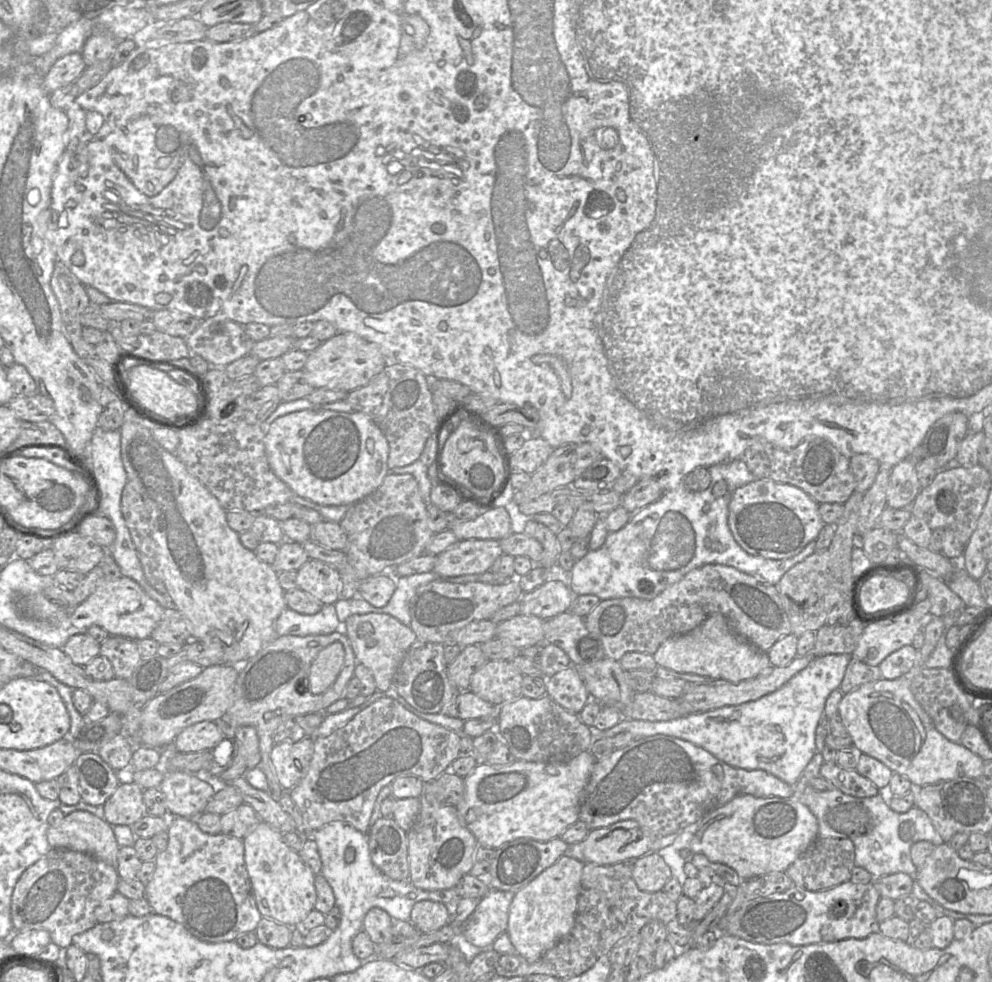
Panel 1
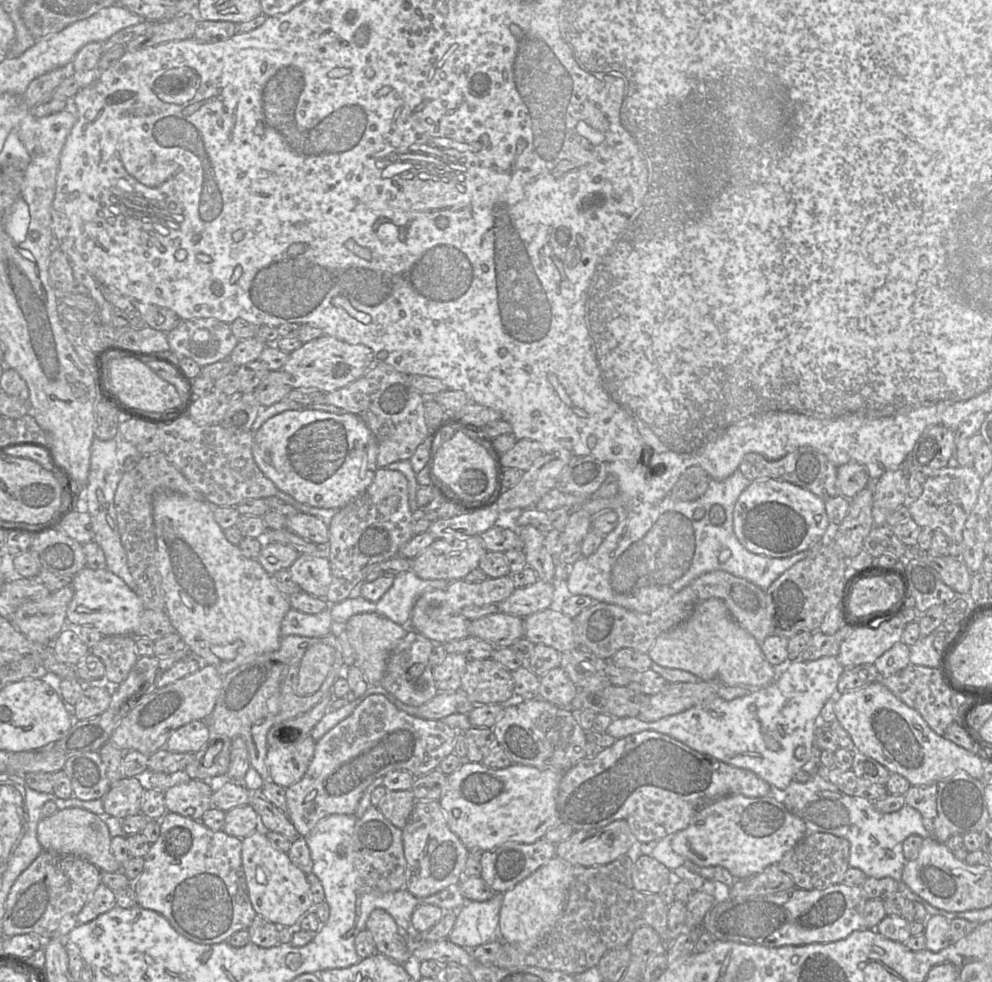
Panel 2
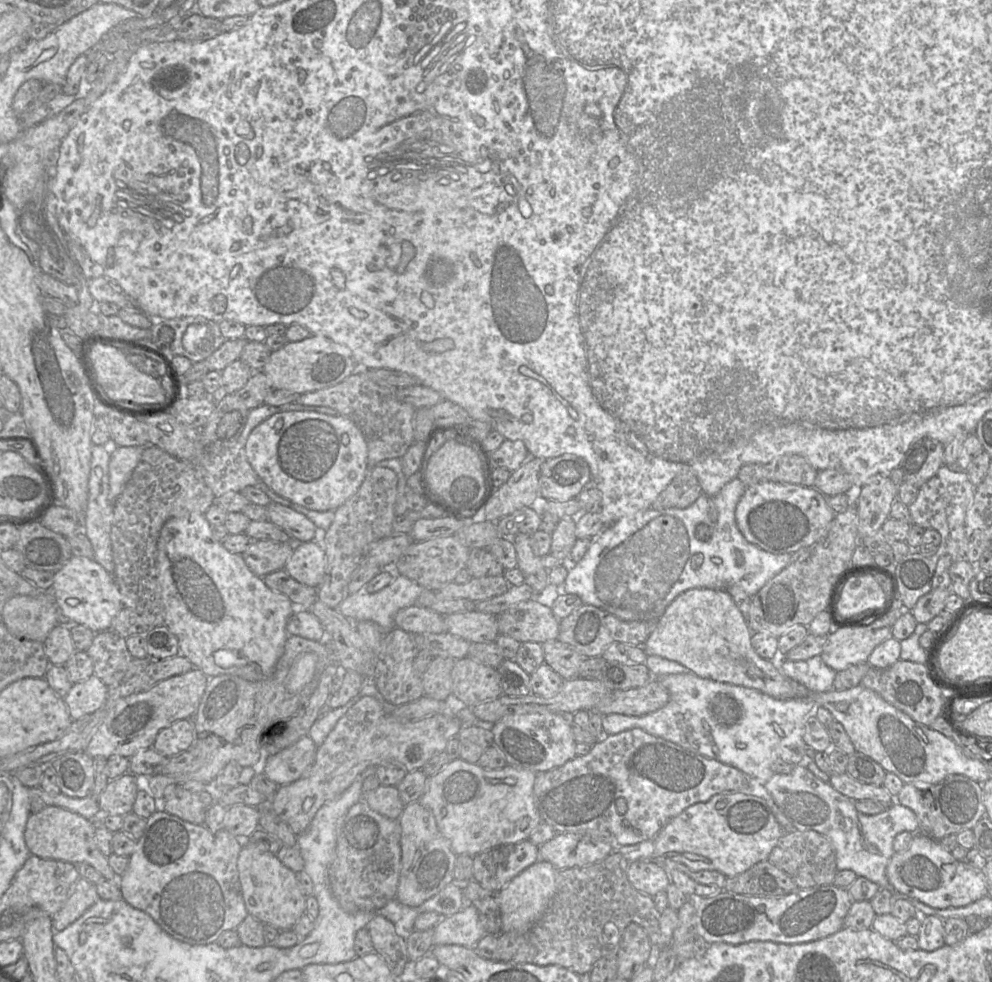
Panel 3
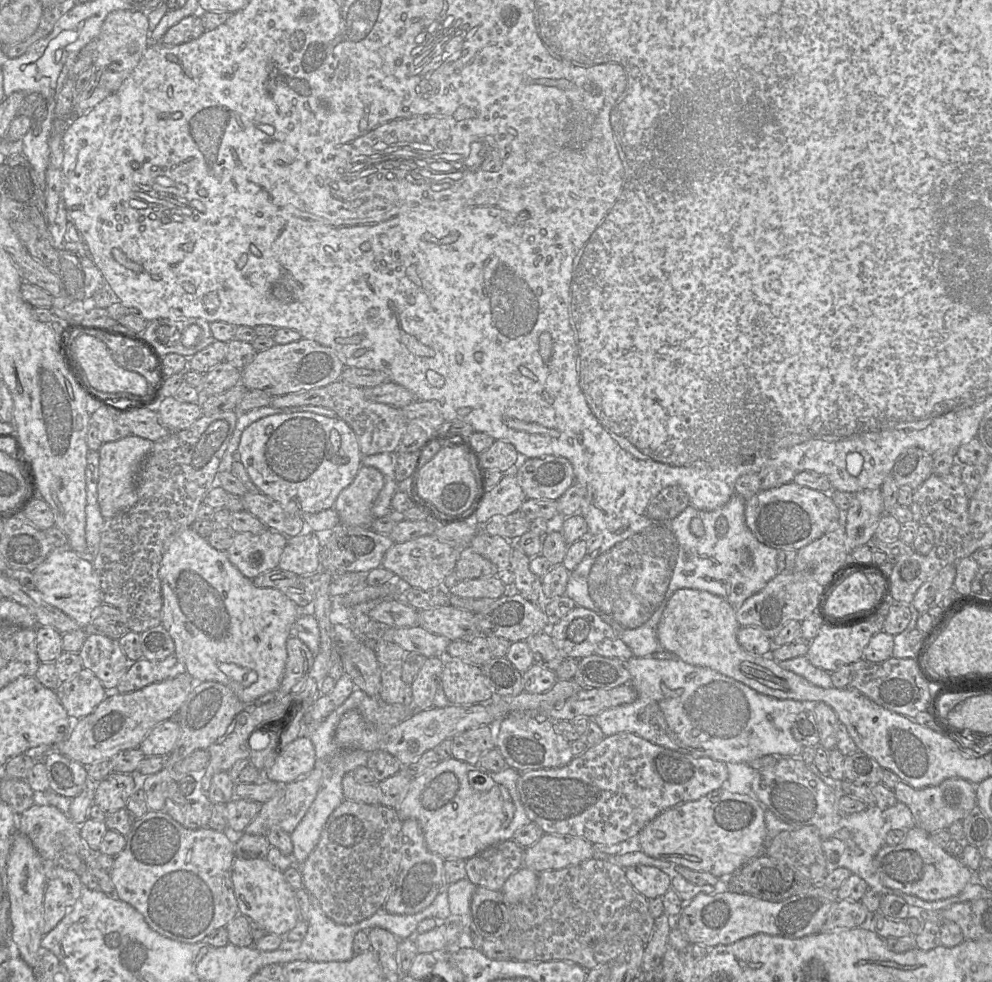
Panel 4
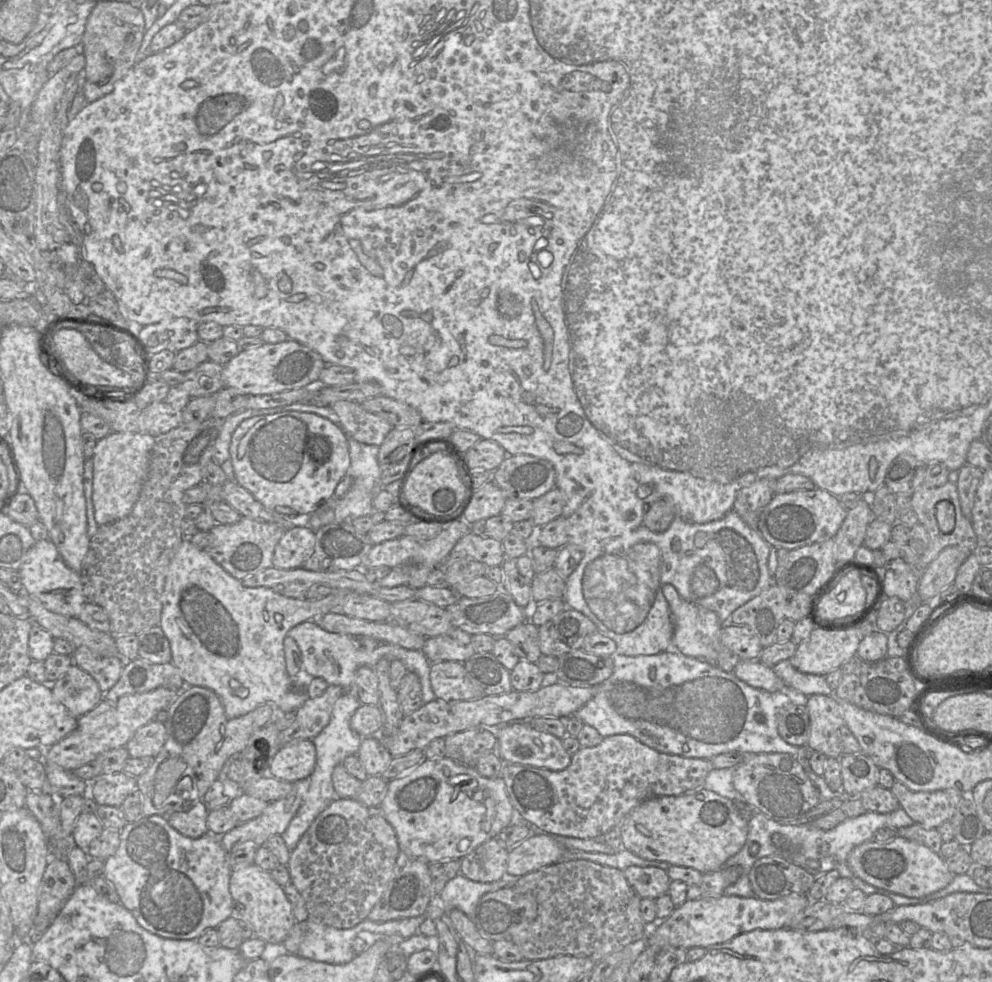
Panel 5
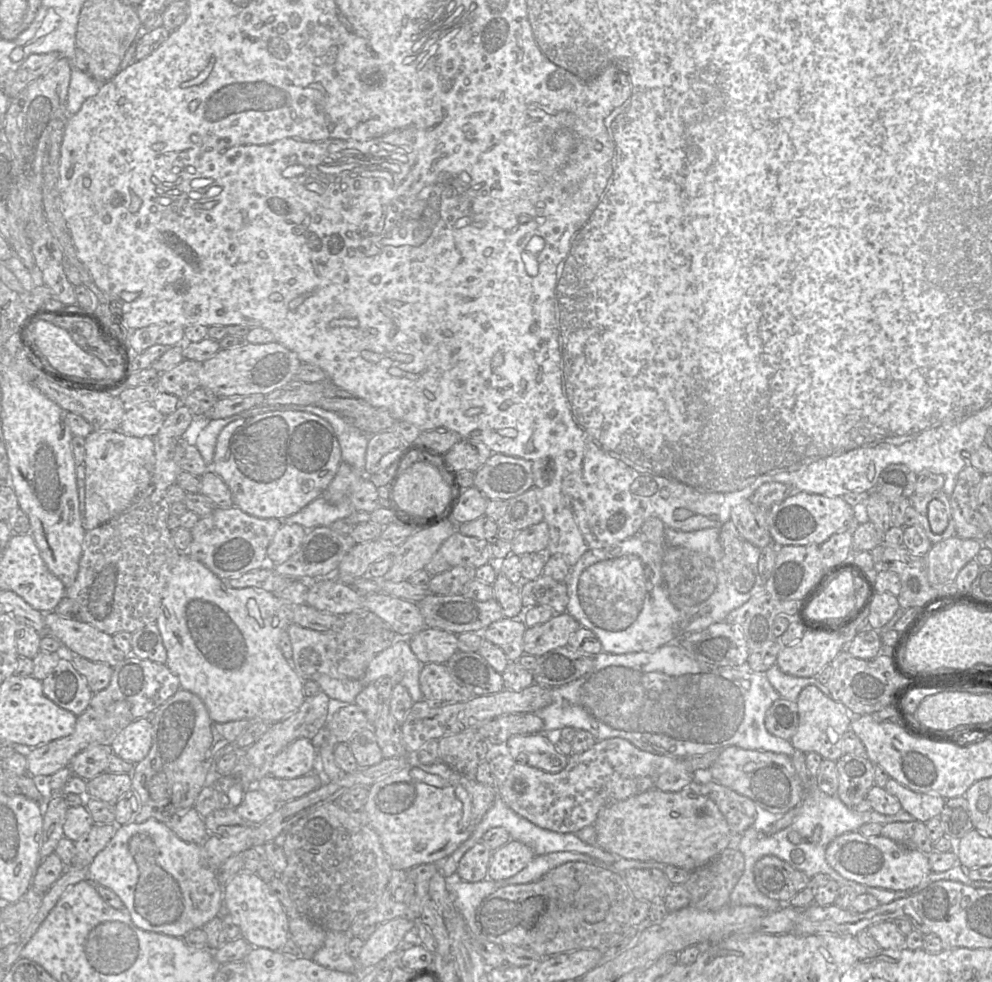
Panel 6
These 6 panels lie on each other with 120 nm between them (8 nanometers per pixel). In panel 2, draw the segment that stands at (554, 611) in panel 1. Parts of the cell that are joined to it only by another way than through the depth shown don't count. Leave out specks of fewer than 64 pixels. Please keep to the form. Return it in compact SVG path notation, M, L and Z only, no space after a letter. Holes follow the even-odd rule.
M538 580L525 588L516 588L505 600L498 603L499 612L525 618L547 609L552 603L554 586L552 582Z

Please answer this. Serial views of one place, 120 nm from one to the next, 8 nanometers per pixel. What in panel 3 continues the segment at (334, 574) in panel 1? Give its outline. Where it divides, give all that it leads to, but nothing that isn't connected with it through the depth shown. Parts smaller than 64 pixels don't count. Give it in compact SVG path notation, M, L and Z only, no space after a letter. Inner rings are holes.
M316 541L293 544L293 553L284 566L284 570L296 581L315 588L323 581L325 569L325 551Z

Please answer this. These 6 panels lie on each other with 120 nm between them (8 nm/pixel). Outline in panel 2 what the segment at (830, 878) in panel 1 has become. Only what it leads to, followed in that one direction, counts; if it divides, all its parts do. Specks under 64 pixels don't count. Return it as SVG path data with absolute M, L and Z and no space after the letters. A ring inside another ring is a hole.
M818 832L808 833L776 865L792 877L795 887L813 890L842 883L844 875L850 867L849 858L850 843L845 838Z

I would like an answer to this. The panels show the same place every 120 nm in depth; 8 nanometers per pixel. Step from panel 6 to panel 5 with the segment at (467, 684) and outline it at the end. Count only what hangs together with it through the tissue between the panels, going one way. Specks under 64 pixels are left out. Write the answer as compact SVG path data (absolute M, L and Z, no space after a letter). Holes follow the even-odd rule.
M491 652L476 653L463 664L469 676L483 688L485 696L513 690L511 672Z

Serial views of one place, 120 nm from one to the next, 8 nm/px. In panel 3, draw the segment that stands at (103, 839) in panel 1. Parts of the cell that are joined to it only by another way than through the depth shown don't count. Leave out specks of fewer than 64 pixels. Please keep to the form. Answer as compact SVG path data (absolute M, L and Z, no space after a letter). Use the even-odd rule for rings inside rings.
M47 805L40 812L30 814L24 838L31 855L72 864L87 863L95 868L106 880L118 882L120 876L113 872L108 863L108 857L100 851L96 844L96 828L95 820L88 820L62 807Z

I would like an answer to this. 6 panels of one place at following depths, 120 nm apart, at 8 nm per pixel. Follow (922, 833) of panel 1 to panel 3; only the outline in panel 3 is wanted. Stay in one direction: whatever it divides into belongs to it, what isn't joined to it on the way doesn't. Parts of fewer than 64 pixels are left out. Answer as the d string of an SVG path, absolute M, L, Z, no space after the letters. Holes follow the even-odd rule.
M806 754L790 774L774 774L764 786L775 802L770 809L777 822L785 833L813 830L826 836L835 848L839 871L852 870L858 876L878 884L880 889L889 890L895 899L900 899L900 895L890 886L886 868L895 853L895 836L903 831L919 831L916 814L895 801L879 814L865 815L856 809L854 800L839 793L829 784L829 780L830 774L820 770L814 759Z

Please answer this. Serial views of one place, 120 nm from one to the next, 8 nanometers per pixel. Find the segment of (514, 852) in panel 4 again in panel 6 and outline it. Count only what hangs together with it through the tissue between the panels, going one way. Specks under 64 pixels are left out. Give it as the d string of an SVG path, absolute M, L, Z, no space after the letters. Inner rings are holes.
M482 841L465 852L458 863L457 876L466 882L478 882L487 879L488 866L493 851Z

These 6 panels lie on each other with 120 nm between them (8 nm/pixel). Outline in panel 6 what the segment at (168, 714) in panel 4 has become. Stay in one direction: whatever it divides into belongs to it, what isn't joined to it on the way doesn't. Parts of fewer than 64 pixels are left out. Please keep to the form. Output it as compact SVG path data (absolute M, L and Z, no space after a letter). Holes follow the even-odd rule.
M116 701L105 709L87 709L77 717L74 731L63 738L53 740L46 745L34 748L27 756L27 770L32 777L38 775L51 776L69 765L71 759L93 744L110 744L115 736L134 721L130 704L126 701Z

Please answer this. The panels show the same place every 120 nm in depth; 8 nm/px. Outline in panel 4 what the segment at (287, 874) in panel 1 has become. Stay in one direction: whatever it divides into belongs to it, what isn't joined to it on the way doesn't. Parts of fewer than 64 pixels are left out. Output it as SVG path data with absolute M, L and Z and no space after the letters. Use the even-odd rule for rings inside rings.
M236 857L232 865L232 882L240 913L261 925L267 934L286 936L299 922L295 891L286 881L283 872L265 858Z

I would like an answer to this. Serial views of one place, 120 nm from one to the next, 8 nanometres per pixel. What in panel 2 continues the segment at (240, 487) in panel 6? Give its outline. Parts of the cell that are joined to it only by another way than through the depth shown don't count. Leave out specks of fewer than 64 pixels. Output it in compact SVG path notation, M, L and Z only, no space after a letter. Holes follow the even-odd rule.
M286 410L268 420L254 433L252 454L263 474L276 487L302 504L316 508L340 509L372 483L377 470L378 445L366 423L357 415L322 410Z

